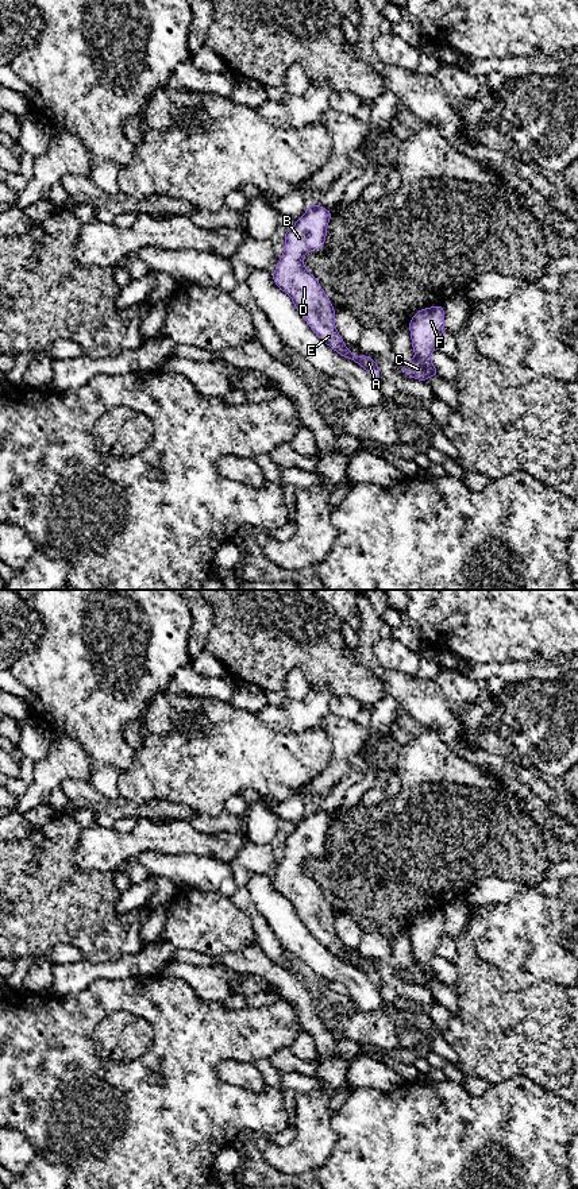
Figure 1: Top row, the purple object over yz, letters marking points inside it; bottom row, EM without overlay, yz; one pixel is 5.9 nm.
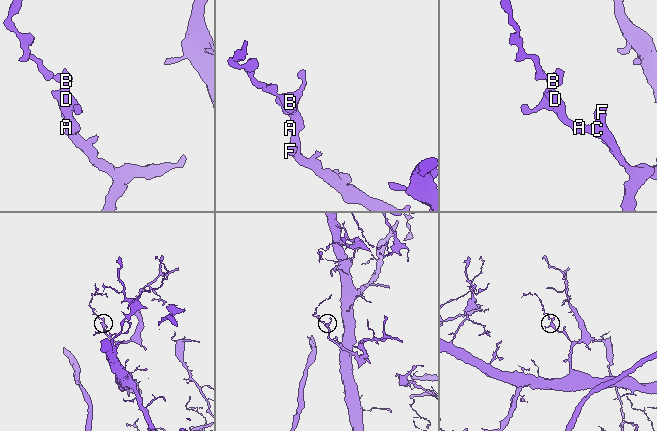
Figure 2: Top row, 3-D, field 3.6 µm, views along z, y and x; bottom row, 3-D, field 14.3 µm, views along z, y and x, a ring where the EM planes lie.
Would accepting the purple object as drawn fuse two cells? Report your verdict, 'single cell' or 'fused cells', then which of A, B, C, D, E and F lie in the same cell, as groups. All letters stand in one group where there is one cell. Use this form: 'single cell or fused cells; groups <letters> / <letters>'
single cell; groups A B C D E F

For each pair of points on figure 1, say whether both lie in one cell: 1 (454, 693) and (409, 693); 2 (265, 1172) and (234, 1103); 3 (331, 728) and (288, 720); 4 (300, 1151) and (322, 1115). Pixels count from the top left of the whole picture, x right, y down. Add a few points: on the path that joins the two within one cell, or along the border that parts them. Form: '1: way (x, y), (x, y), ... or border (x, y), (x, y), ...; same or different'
1: border (432, 679), (449, 701); different
2: border (253, 1131), (264, 1134), (270, 1141); different
3: border (328, 711), (316, 726); different
4: way (309, 1142), (313, 1138), (313, 1124); same

